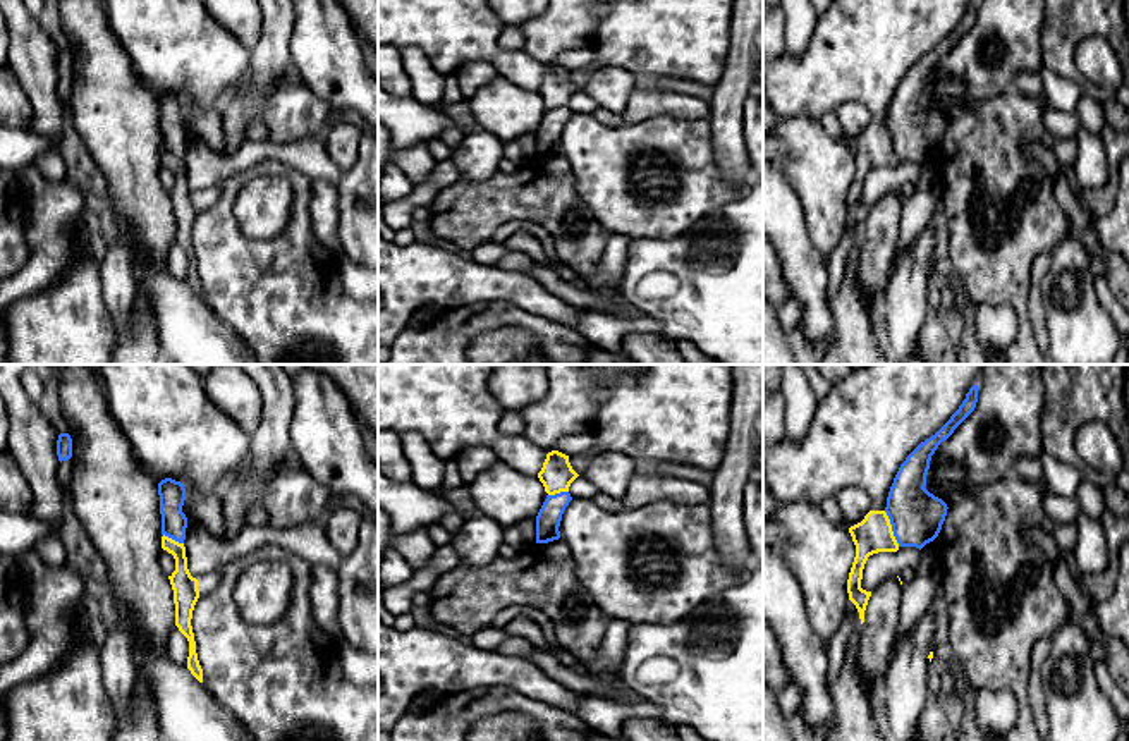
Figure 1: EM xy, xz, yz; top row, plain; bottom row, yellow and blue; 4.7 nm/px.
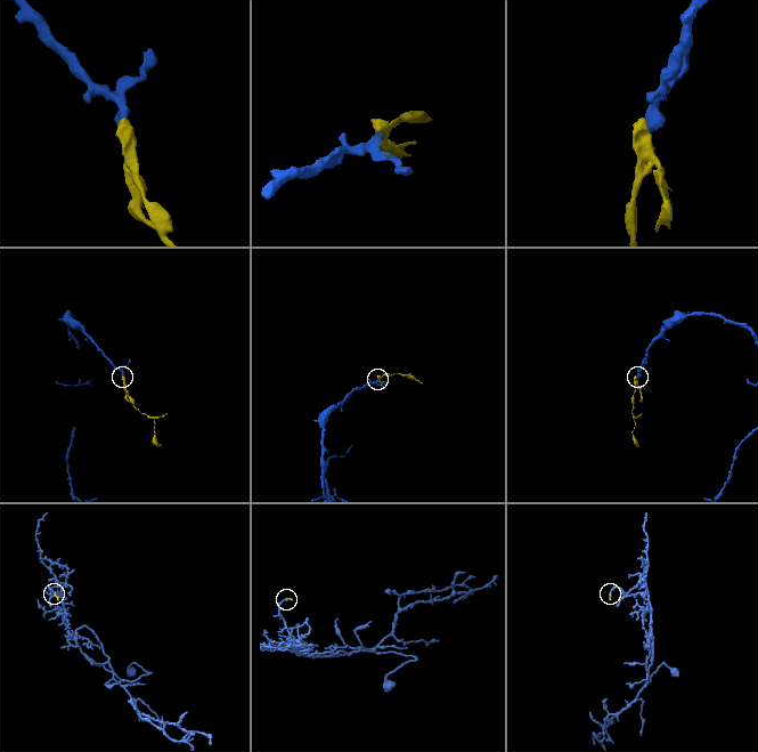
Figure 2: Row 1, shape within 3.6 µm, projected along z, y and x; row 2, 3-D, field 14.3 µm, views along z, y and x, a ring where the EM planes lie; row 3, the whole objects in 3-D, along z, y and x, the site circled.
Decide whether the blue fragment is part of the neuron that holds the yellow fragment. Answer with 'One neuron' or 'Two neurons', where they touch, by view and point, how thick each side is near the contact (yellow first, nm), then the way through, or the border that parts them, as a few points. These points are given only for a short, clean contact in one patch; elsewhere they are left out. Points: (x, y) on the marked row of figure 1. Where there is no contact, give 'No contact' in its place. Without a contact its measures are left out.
One neuron. Touches yellow at yz (890, 528). Thickness 170 nm (yellow) against 260 nm. Path across: yz (873, 533), (890, 528), (916, 516)

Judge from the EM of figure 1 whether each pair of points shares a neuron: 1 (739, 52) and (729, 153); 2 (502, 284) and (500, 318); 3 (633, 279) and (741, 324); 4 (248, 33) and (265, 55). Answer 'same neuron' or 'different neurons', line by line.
1: same neuron
2: different neurons
3: same neuron
4: different neurons

